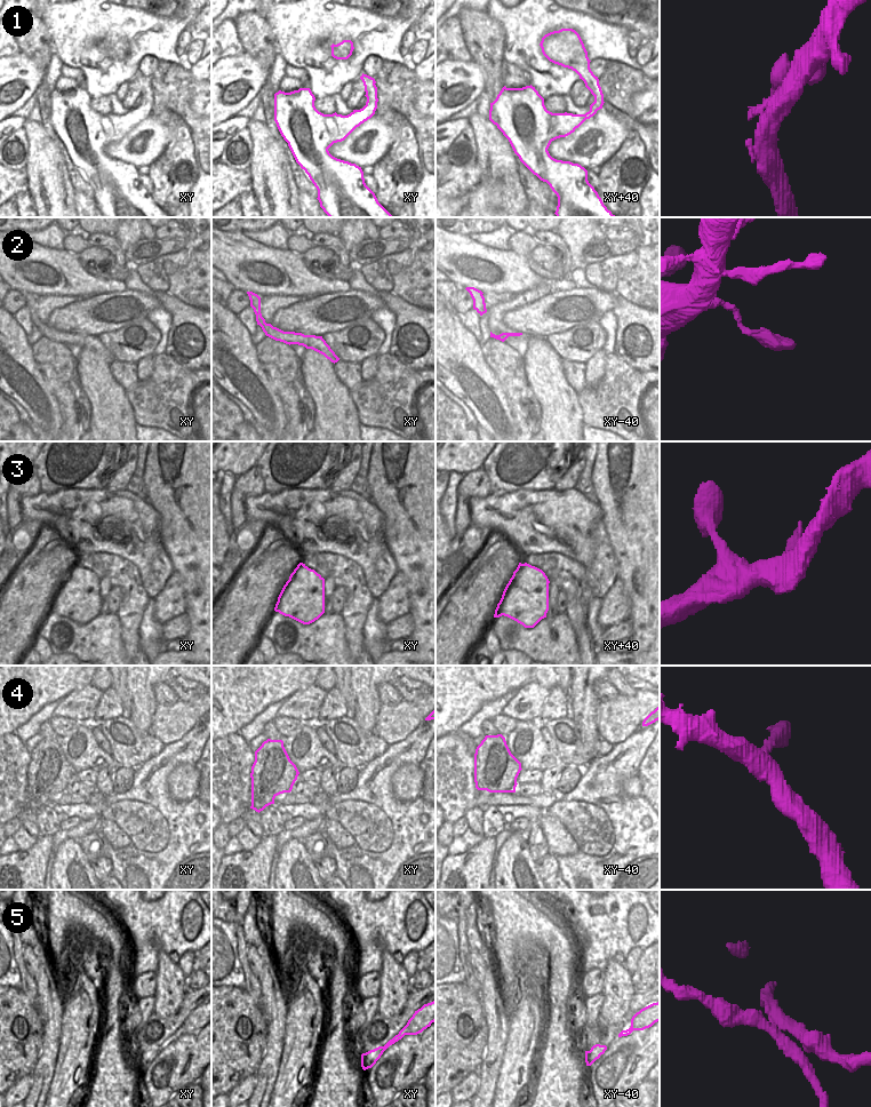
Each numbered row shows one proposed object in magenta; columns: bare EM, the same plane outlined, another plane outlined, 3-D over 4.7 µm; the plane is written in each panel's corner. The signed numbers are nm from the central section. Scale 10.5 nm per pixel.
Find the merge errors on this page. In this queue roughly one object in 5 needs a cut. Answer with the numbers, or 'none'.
5

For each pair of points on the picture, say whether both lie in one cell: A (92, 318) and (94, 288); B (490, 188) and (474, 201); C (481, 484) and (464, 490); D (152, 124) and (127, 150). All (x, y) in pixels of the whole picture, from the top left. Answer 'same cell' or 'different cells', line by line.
A: different cells
B: same cell
C: same cell
D: same cell

